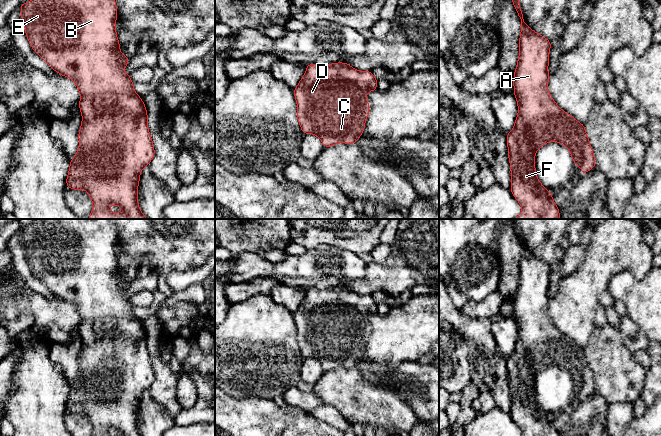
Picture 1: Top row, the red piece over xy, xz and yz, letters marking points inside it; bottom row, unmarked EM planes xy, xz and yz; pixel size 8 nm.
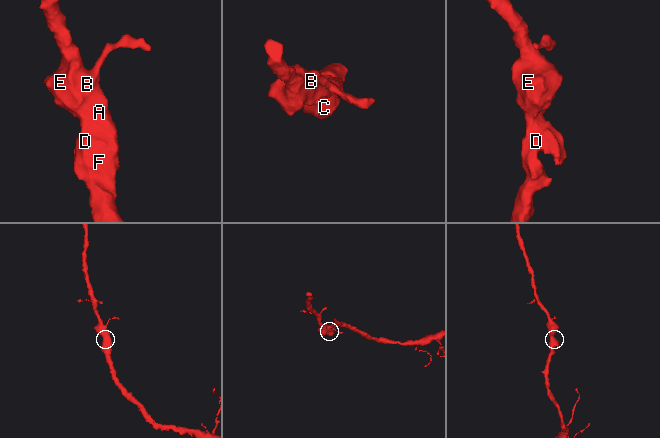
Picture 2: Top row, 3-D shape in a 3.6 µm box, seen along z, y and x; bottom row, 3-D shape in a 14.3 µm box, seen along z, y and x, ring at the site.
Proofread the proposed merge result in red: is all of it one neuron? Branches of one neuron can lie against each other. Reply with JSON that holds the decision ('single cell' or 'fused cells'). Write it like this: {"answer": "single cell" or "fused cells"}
{"answer": "single cell"}

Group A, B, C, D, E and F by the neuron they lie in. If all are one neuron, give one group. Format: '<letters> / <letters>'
A B C D E F

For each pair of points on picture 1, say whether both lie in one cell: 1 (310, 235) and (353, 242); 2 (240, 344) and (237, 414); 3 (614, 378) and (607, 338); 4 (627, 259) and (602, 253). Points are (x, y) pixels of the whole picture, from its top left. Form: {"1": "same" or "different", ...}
{"1": "same", "2": "different", "3": "same", "4": "same"}

